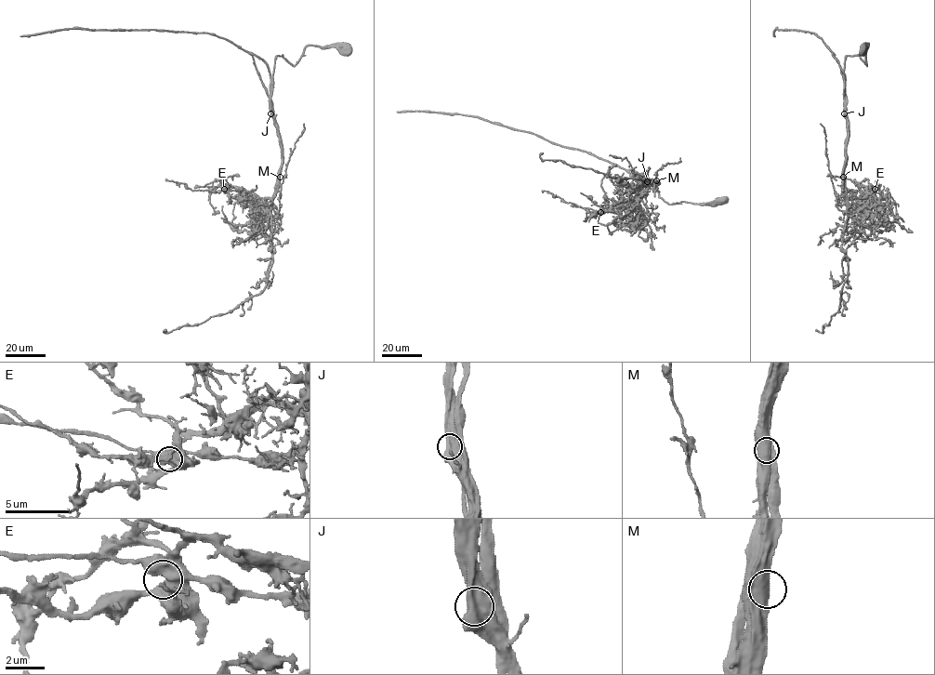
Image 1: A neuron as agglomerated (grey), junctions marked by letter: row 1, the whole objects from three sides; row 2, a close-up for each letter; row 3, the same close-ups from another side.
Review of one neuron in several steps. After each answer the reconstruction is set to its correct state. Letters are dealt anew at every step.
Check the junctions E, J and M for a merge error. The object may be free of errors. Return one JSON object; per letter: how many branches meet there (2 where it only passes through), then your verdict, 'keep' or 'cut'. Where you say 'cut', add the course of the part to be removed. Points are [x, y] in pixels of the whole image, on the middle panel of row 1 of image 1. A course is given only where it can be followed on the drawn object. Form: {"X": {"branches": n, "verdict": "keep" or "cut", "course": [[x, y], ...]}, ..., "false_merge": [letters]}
{"E": {"branches": 2, "verdict": "keep"}, "J": {"branches": 1, "verdict": "keep"}, "M": {"branches": 1, "verdict": "keep"}, "false_merge": []}

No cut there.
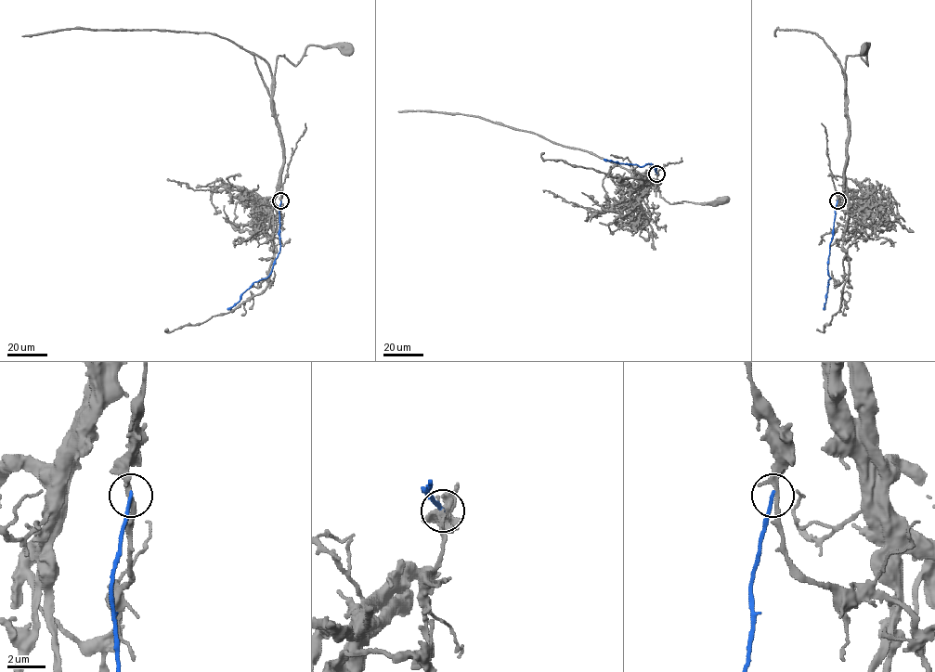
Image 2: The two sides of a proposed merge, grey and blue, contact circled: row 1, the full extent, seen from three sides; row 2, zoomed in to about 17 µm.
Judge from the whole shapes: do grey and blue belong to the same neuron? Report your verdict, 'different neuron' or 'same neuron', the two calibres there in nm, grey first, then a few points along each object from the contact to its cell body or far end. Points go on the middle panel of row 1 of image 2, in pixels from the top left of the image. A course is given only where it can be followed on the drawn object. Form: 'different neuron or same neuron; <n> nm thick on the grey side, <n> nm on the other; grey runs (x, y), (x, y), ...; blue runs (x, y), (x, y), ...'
different neuron; 190 nm thick on the grey side, 180 nm on the other; grey runs (656, 174), (655, 187), (646, 188), (655, 181), (659, 183), (648, 181), (670, 203), (720, 200); blue runs (656, 174), (656, 166), (649, 163), (639, 166), (603, 160)

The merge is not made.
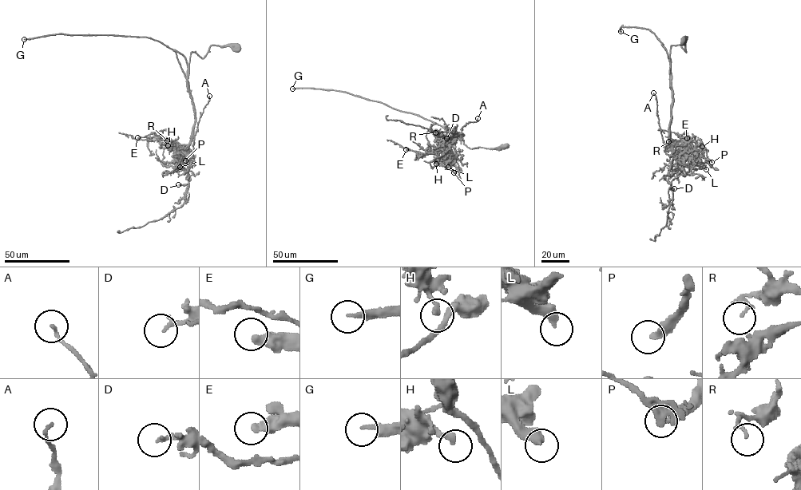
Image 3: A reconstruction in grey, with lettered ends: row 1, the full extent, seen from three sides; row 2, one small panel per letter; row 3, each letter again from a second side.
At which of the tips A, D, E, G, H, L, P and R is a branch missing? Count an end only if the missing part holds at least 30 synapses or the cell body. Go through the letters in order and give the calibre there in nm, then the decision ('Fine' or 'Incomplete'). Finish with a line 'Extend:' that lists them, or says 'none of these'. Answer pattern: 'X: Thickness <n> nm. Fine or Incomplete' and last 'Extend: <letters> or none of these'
A: Thickness 130 nm. Fine
D: Thickness 170 nm. Fine
E: Thickness 440 nm. Fine
G: Thickness 180 nm. Incomplete
H: Thickness 190 nm. Fine
L: Thickness 360 nm. Fine
P: Thickness 340 nm. Incomplete
R: Thickness 110 nm. Fine
Extend: G, P

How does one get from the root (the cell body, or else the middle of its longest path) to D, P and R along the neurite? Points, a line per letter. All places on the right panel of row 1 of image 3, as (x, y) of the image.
D: (684, 39), (686, 52), (680, 45), (672, 45), (669, 55), (673, 157), (668, 180), (674, 188)
P: (684, 39), (686, 52), (680, 45), (672, 45), (670, 49), (670, 144), (686, 155), (700, 151), (711, 162)
R: (684, 39), (686, 52), (680, 45), (670, 49), (669, 132), (672, 146), (688, 144), (668, 141)

